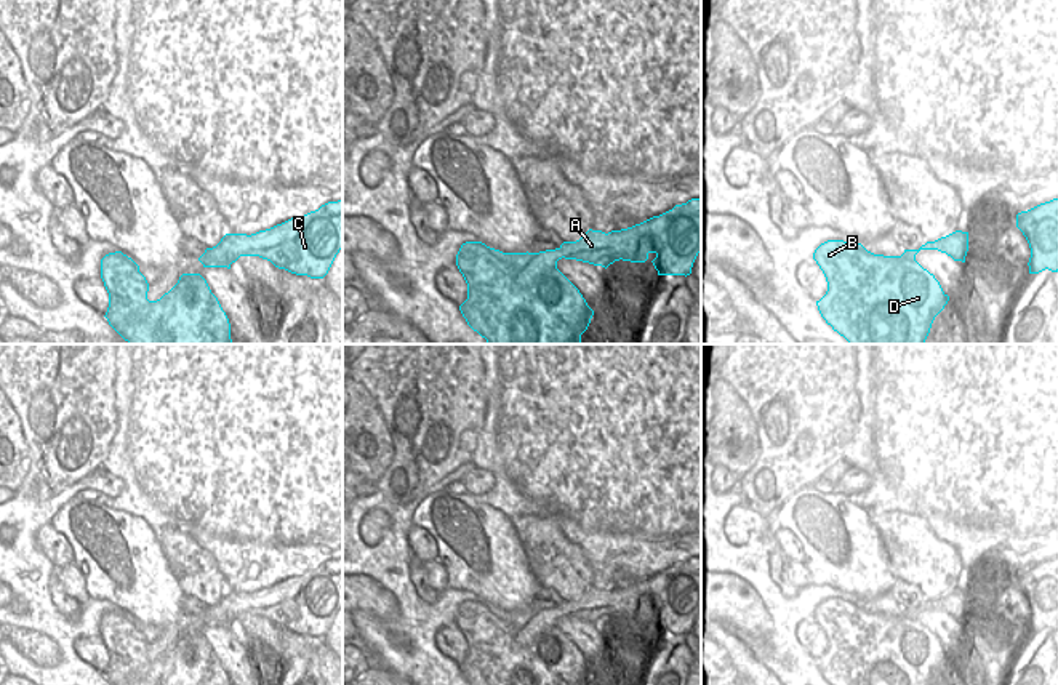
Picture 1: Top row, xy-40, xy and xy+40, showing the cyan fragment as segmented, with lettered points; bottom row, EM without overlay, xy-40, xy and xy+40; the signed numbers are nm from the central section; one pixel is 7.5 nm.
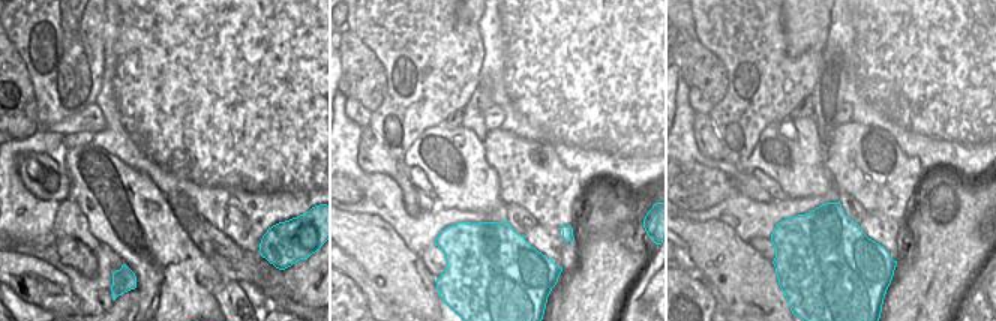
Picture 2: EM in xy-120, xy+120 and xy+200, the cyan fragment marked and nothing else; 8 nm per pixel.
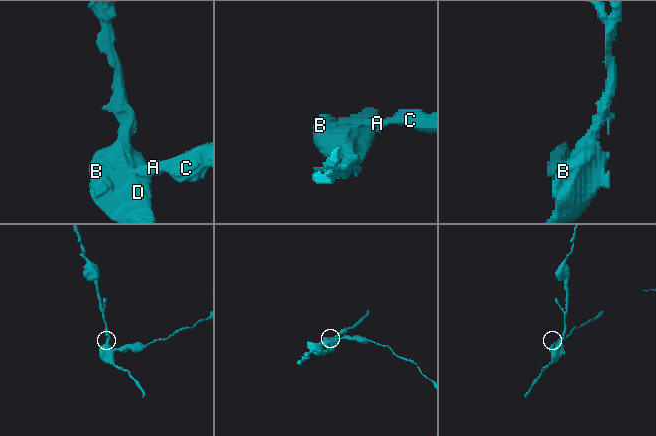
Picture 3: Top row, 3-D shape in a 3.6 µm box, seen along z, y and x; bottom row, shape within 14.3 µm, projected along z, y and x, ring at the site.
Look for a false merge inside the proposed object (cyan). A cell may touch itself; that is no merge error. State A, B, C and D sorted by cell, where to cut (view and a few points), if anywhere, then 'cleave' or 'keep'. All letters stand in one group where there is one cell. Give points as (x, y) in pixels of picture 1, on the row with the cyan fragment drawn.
A C / B D; cut in xy along (559, 248), (564, 256); cleave

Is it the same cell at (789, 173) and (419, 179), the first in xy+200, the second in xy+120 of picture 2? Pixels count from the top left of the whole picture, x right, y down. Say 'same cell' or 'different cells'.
different cells

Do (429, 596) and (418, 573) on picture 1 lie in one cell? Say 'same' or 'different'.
same

